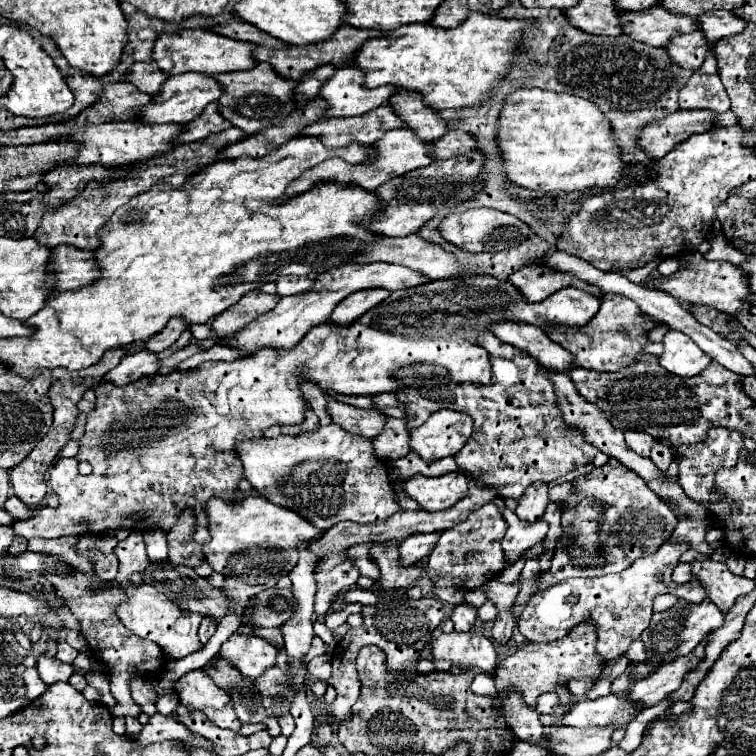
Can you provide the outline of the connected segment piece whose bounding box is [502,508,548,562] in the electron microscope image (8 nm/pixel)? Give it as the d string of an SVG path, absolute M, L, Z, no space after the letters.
M504 510L504 520L508 522L508 532L502 540L502 548L512 558L512 562L518 560L518 556L528 550L528 546L534 546L536 542L546 538L548 532L548 522L546 520L536 520L536 522L522 522L512 510Z

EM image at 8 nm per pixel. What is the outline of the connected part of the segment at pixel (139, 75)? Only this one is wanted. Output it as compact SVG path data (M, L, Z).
M136 62L136 66L132 66L132 70L128 70L126 80L130 80L138 90L144 90L146 94L156 96L160 92L160 86L168 80L168 74L158 70L158 66L154 62L150 62L150 64Z

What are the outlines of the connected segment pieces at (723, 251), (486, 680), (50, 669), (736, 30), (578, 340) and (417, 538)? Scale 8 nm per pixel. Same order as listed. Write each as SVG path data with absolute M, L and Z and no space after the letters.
M716 234L714 238L710 238L710 244L712 244L710 252L704 254L706 260L726 260L732 264L742 264L744 258L750 256L750 254L742 254L740 250L730 246L722 234Z
M474 674L474 680L472 680L472 692L476 694L484 694L484 696L496 696L498 690L494 686L494 678L490 674Z
M40 656L38 658L38 664L36 664L36 670L42 678L44 684L54 684L54 682L60 682L60 680L68 680L72 676L72 664L64 664L60 662L58 658L48 658L48 656Z
M712 10L712 14L702 14L698 18L700 18L700 28L708 38L708 42L716 42L720 38L740 34L748 24L744 18L726 10Z
M606 294L598 314L584 326L584 330L548 330L550 338L574 354L576 364L596 372L618 372L626 366L634 366L638 354L650 342L648 332L654 328L652 320L646 318L640 308L618 294Z
M430 532L430 534L412 534L408 536L400 546L400 558L404 558L404 564L420 562L424 560L432 548L436 546L442 532Z

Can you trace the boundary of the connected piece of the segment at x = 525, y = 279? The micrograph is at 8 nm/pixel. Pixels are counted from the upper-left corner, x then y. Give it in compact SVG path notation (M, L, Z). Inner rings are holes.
M540 264L524 266L518 272L514 272L508 280L514 286L518 286L518 290L530 302L540 302L540 300L548 298L550 294L554 294L554 292L558 292L560 288L566 288L566 286L574 286L574 288L580 288L580 290L590 292L590 294L596 290L592 284L580 282L580 280L572 278L570 274L552 272L552 270L548 270L548 268L540 266Z

